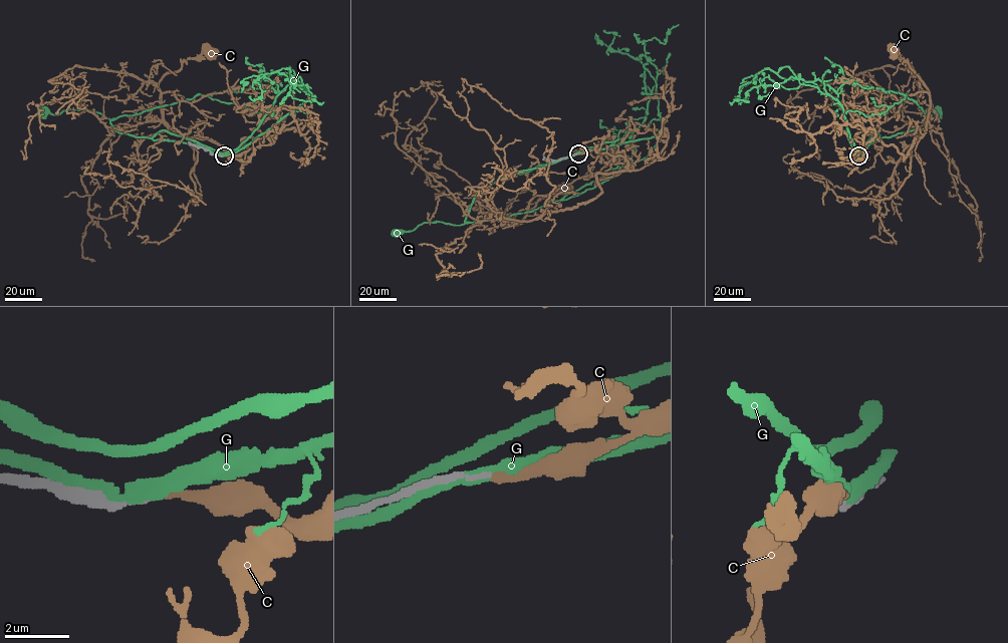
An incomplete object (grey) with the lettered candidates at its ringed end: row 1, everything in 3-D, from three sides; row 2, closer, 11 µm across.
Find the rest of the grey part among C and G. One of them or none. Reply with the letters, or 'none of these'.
C

